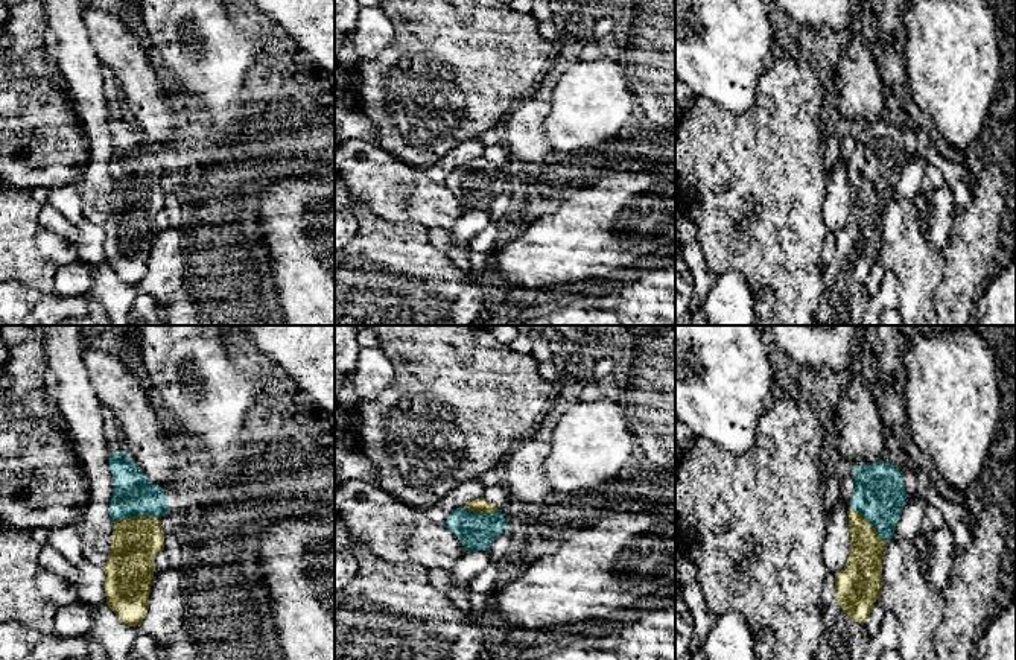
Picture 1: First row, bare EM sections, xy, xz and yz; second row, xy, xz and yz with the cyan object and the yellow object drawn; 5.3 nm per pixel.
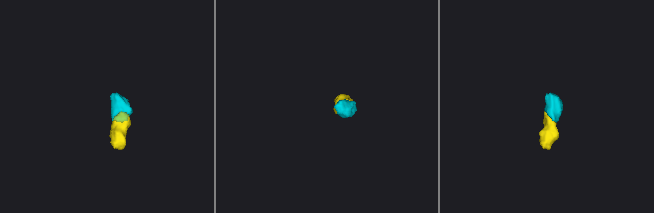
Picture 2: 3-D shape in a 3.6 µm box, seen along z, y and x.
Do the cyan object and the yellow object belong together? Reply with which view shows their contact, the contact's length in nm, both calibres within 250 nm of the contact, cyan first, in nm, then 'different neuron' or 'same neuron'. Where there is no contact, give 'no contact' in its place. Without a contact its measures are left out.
meets cyan in xy; contact 240 nm long; 220 nm thick on the cyan side, 260 nm on the other; same neuron

